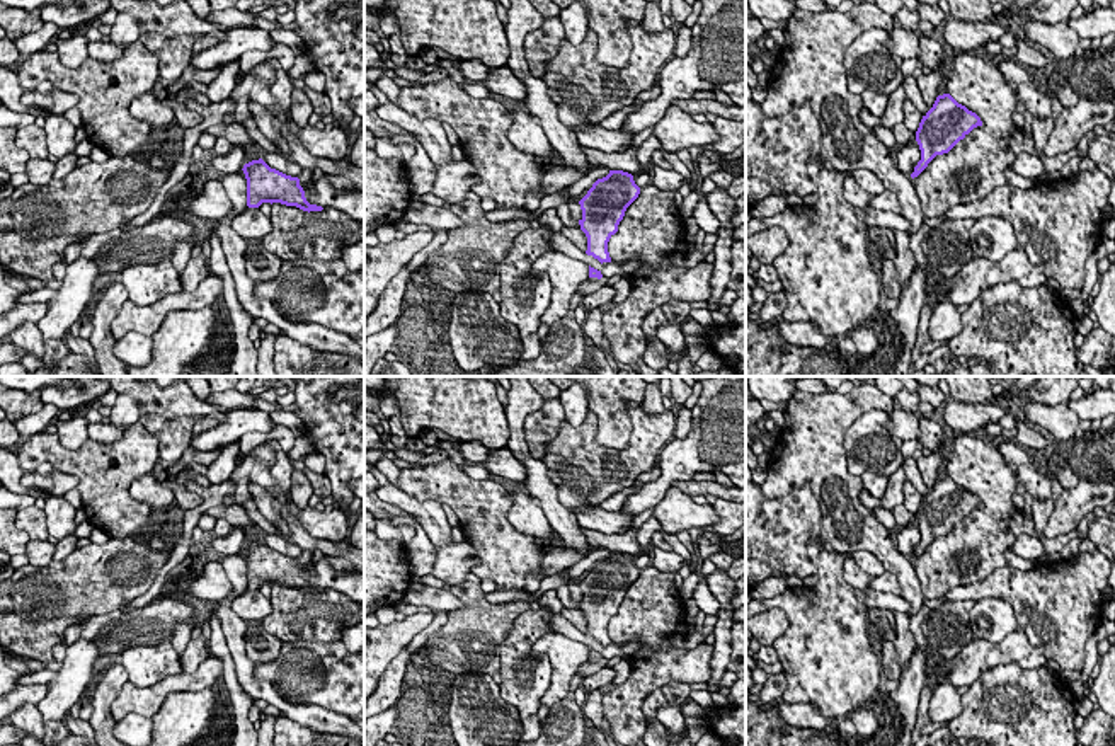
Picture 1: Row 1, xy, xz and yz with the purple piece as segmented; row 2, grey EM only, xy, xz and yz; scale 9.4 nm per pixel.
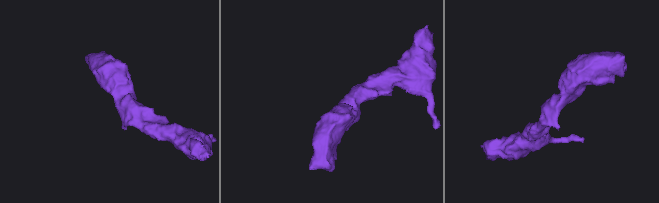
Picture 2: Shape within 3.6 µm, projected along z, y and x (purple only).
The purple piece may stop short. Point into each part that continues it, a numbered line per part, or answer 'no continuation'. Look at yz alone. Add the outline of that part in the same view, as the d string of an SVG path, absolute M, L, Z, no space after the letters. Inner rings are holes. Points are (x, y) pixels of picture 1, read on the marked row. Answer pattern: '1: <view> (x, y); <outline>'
no continuation

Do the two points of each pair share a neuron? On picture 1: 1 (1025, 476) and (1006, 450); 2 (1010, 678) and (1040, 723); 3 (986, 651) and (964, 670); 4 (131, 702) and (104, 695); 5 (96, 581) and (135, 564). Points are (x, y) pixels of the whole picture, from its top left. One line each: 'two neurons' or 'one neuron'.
1: one neuron
2: one neuron
3: one neuron
4: two neurons
5: one neuron

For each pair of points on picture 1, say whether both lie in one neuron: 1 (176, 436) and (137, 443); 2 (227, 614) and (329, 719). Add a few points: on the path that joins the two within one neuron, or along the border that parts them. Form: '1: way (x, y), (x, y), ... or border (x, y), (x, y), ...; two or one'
1: border (140, 421), (157, 440), (157, 452), (160, 455); two
2: way (237, 649), (245, 677), (293, 712); one

